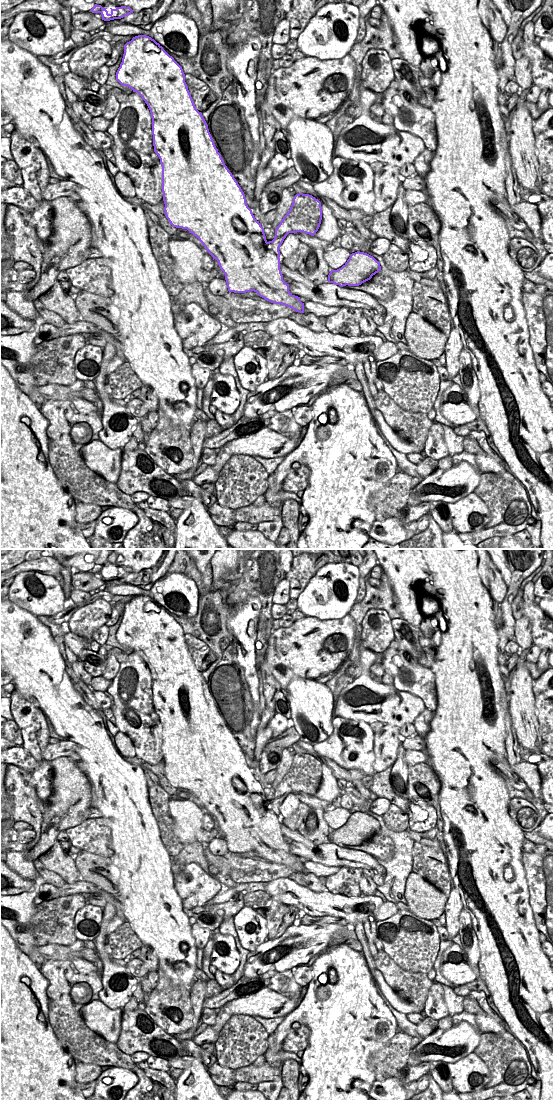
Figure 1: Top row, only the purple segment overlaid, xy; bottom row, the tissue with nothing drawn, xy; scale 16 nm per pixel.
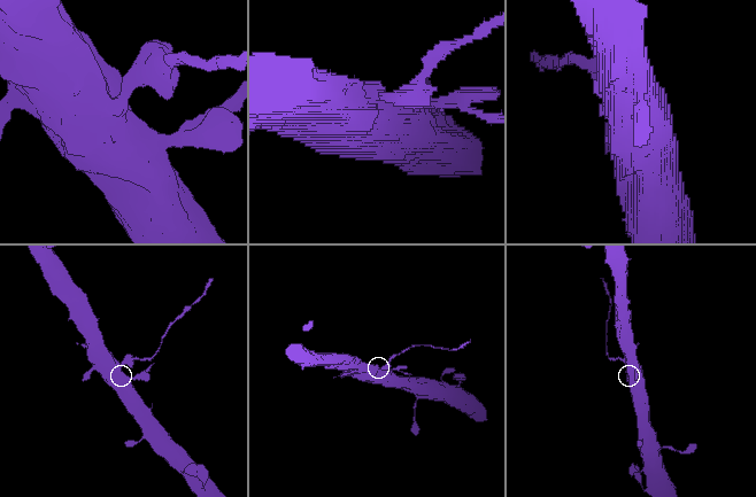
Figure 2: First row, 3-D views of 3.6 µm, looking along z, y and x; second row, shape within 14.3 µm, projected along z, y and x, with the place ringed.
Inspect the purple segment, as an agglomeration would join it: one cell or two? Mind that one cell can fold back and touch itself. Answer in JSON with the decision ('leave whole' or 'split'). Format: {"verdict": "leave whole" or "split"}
{"verdict": "split"}

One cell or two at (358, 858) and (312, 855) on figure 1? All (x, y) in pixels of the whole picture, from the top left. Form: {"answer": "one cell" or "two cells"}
{"answer": "one cell"}

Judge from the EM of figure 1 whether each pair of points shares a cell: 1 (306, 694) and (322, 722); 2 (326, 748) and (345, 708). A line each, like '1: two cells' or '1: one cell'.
1: one cell
2: two cells

